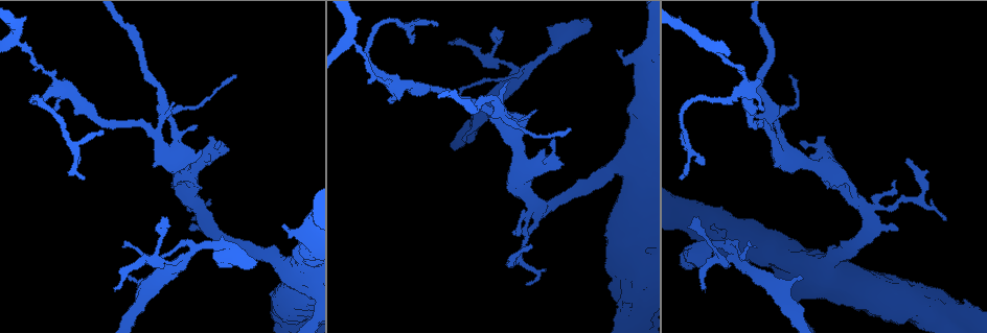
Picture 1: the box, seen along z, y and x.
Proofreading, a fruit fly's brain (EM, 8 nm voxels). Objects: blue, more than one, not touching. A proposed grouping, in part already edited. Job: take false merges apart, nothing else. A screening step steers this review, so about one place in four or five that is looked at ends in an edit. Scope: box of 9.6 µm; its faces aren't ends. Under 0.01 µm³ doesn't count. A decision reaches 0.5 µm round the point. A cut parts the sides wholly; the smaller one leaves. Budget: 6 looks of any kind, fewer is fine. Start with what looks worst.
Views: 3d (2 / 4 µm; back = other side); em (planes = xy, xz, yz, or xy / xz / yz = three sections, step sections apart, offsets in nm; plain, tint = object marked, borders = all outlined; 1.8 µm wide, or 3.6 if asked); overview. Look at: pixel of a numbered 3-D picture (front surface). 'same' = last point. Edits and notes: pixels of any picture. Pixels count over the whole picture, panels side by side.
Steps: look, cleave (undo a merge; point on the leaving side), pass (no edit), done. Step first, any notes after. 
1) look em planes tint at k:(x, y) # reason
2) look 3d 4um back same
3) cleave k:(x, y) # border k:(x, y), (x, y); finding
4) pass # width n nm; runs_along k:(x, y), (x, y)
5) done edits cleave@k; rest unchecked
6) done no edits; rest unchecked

look em planes tint at 1:(774, 118)

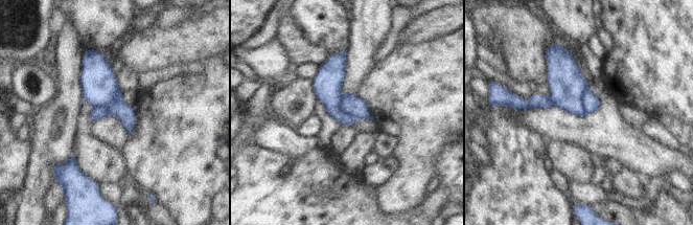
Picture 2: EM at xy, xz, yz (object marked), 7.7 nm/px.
pass # all the same neuron

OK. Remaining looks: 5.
look 3d 4um at 1:(348, 42) # branch point

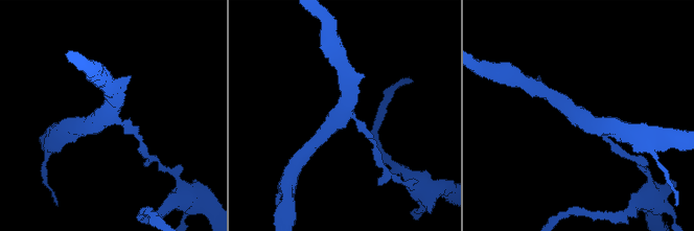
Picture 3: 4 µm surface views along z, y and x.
look em yz step 4 tint at 3:(345, 113) # arms 3; now the EM

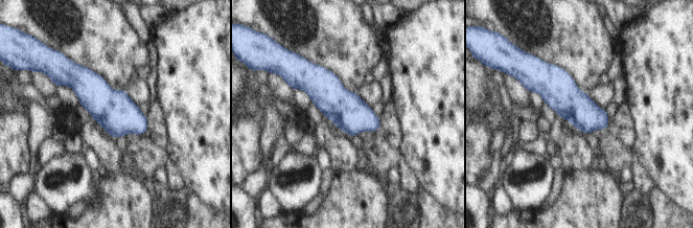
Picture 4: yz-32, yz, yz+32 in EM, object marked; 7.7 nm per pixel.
look em planes tint same # cut it another way

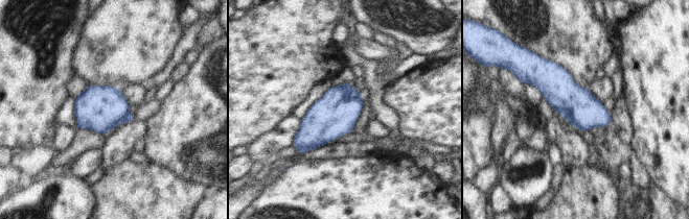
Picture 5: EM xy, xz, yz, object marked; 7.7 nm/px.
cleave 5:(100, 108) # part_leaving 5:(526, 76), (609, 119); two neurons meet here

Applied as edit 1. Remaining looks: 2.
look overview # redraw

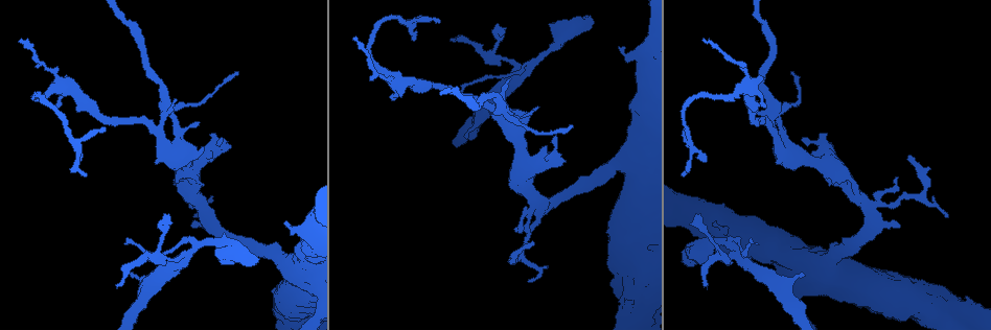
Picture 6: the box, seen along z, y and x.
look em xy step 16 tint at 6:(493, 56) # two arms in line, one across

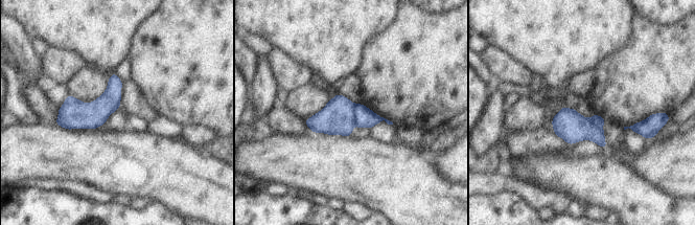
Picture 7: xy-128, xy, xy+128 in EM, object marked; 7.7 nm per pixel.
cleave 7:(337, 117) # width 120 nm; a second neuron is stuck on

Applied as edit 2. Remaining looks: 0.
done edits cleave@5, cleave@7; rest unchecked

